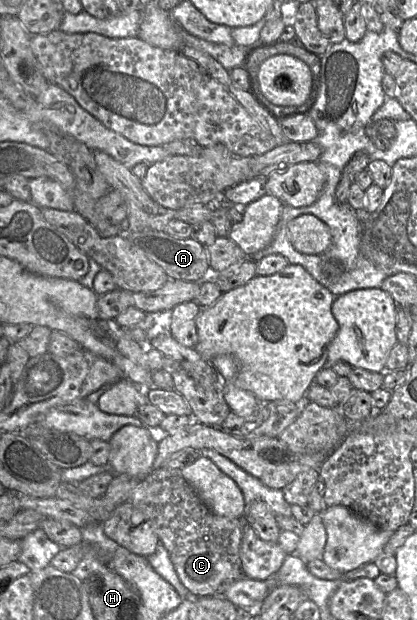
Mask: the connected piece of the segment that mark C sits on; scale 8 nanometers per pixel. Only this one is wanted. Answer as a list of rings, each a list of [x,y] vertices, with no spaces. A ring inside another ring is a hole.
[[[160,467],[152,471],[134,490],[130,502],[153,524],[192,597],[222,596],[228,585],[246,577],[240,559],[245,516],[243,519],[214,514],[184,479],[181,469]]]

